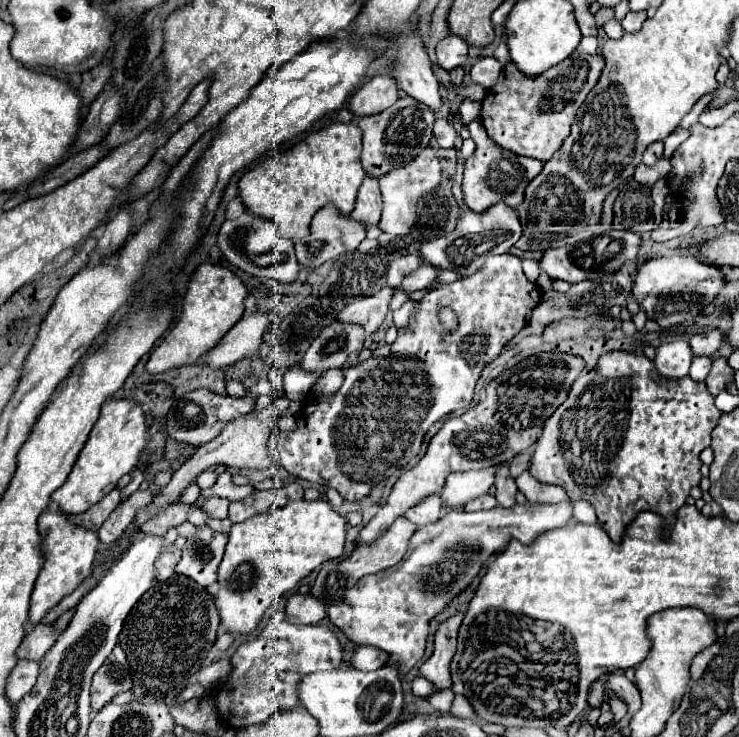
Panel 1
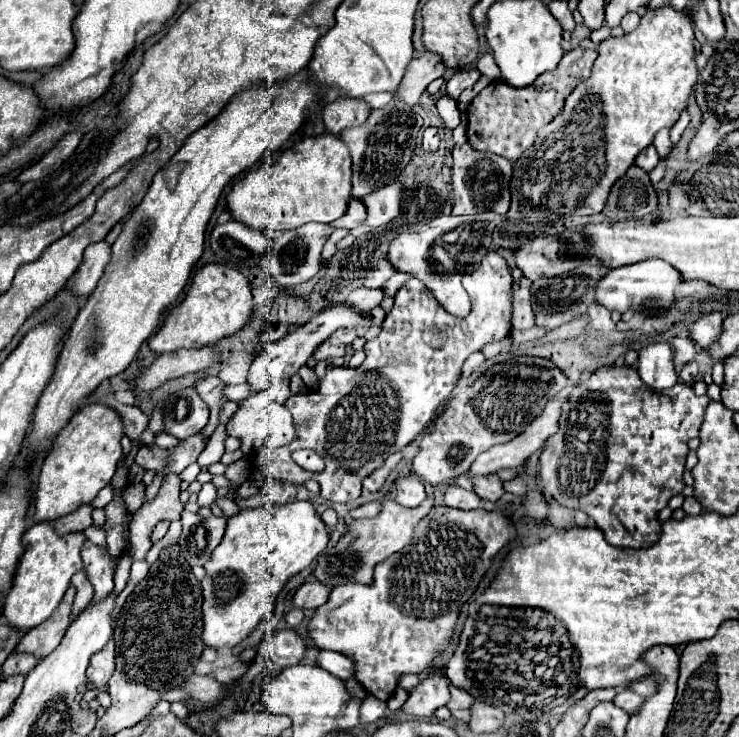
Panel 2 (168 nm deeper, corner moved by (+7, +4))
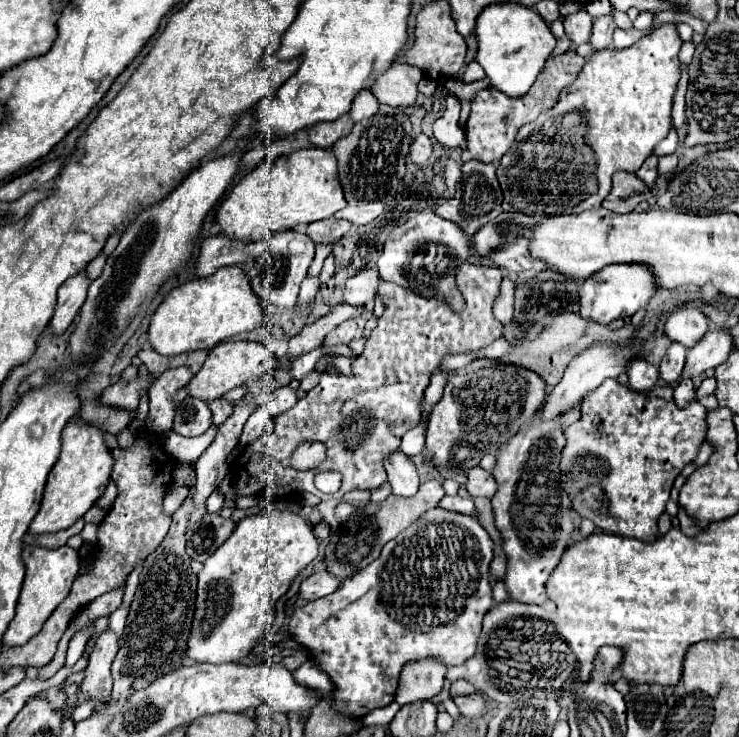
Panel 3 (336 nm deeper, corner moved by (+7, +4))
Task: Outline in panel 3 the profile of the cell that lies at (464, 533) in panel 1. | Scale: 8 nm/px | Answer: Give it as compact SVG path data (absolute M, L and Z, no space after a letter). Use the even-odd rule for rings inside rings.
M433 507L389 541L371 565L345 579L335 593L297 609L291 617L289 633L333 681L333 709L353 719L363 719L371 709L393 701L405 663L439 659L445 667L451 667L473 657L485 611L493 607L489 585L491 559L493 541L475 517Z

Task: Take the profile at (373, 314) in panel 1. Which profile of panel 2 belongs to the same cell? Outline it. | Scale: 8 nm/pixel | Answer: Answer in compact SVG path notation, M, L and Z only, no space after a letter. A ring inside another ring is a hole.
M337 303L337 305L331 305L331 307L323 309L323 311L319 311L313 319L309 319L305 325L297 327L297 329L295 329L293 333L289 333L287 337L271 343L271 345L267 345L267 347L261 351L261 355L251 363L247 383L251 385L253 393L267 389L271 383L273 383L273 385L279 385L279 403L283 405L285 399L291 395L291 393L289 393L289 379L291 379L291 375L293 375L301 365L307 363L307 359L313 355L315 347L317 347L319 343L323 343L335 329L341 329L341 327L357 329L357 327L365 325L365 321L367 321L367 315L365 315L365 313L361 313L359 309L355 309L355 307L351 307L351 305L345 305L345 303Z

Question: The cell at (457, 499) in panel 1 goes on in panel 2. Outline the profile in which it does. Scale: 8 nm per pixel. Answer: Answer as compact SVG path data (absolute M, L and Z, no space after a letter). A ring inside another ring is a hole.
M563 397L551 399L545 405L543 413L521 435L517 435L509 443L495 445L493 449L481 453L477 457L477 461L469 467L467 477L473 479L473 477L479 477L479 475L497 473L499 469L521 467L537 449L543 447L547 437L551 437L557 431L557 421L559 421L559 415L561 415L563 401L565 401Z

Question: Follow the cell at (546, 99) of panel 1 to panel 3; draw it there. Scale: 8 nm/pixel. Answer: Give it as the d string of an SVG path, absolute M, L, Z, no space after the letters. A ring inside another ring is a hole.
M567 51L563 55L557 57L549 57L549 61L545 63L545 69L539 73L537 81L533 83L533 87L529 89L529 93L525 93L523 97L507 97L505 93L487 87L483 91L479 91L475 95L475 99L471 101L471 115L465 123L465 135L467 135L467 149L463 151L463 161L485 161L485 163L495 163L499 161L507 149L513 145L517 131L525 125L537 119L539 113L551 109L557 103L557 97L561 93L563 87L567 87L583 69L585 59L579 57L575 51Z

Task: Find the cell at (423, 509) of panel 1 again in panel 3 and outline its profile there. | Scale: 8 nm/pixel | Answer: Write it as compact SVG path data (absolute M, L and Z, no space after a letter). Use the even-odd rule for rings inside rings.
M393 451L385 459L385 471L389 475L389 485L393 489L393 495L399 497L411 497L419 489L419 475L415 469L415 463L401 451Z

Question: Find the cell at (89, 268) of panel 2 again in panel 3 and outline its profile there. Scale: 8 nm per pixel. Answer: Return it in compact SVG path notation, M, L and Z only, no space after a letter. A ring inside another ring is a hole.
M79 273L75 277L71 277L69 281L65 281L59 287L57 293L57 305L55 305L55 313L49 321L49 329L53 335L61 335L67 331L67 327L75 321L75 317L79 315L81 305L87 299L87 287L89 287L89 279L85 273Z

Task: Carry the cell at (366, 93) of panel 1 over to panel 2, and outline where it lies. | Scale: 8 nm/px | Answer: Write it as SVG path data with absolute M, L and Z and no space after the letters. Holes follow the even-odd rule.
M339 97L333 103L327 103L323 109L323 121L325 129L329 133L339 135L347 127L363 125L371 107L357 97Z

